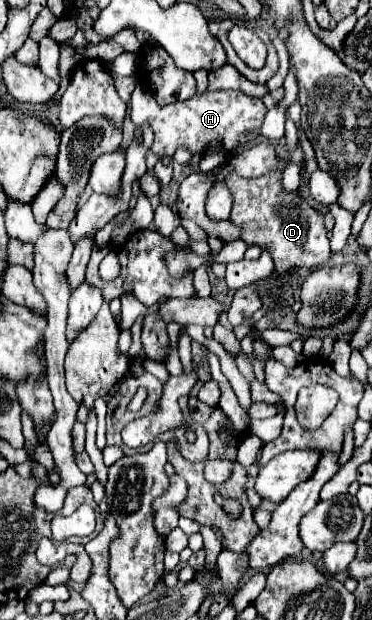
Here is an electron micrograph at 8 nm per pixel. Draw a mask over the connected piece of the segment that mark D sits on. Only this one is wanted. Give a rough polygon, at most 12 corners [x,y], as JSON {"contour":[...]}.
{"contour":[[281,170],[225,180],[241,238],[275,270],[331,258],[323,218]]}

